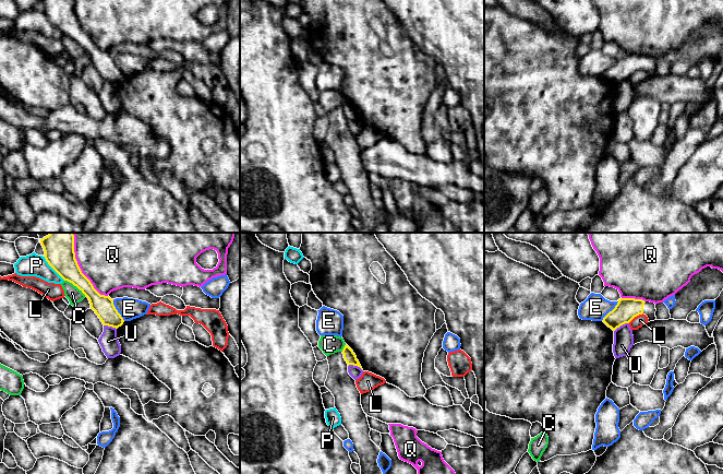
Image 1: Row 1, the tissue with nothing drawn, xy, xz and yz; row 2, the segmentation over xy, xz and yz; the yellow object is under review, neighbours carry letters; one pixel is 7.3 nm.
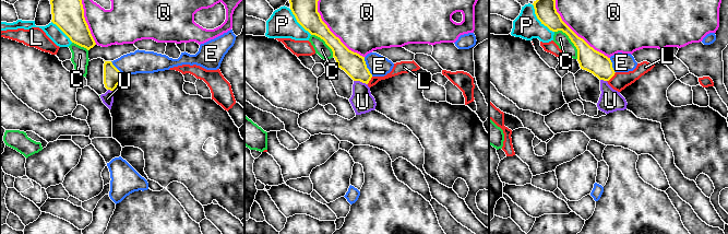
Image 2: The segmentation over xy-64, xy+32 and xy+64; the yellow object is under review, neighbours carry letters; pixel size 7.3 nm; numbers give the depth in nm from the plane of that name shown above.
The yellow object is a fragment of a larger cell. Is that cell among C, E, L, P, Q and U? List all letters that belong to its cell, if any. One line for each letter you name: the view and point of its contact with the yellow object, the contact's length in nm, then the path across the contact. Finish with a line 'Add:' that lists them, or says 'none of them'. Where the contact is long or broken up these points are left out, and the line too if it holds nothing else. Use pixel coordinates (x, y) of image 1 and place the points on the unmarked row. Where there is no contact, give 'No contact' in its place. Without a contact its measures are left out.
Add: none of them

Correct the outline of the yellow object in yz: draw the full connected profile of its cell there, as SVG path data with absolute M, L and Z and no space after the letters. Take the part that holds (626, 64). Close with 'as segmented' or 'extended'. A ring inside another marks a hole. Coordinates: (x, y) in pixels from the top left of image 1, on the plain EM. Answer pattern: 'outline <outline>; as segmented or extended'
outline M620 54L615 63L602 76L615 86L620 81L629 79L635 72L642 69L648 72L648 78L654 76L656 75L655 67L654 58L635 54Z; extended

